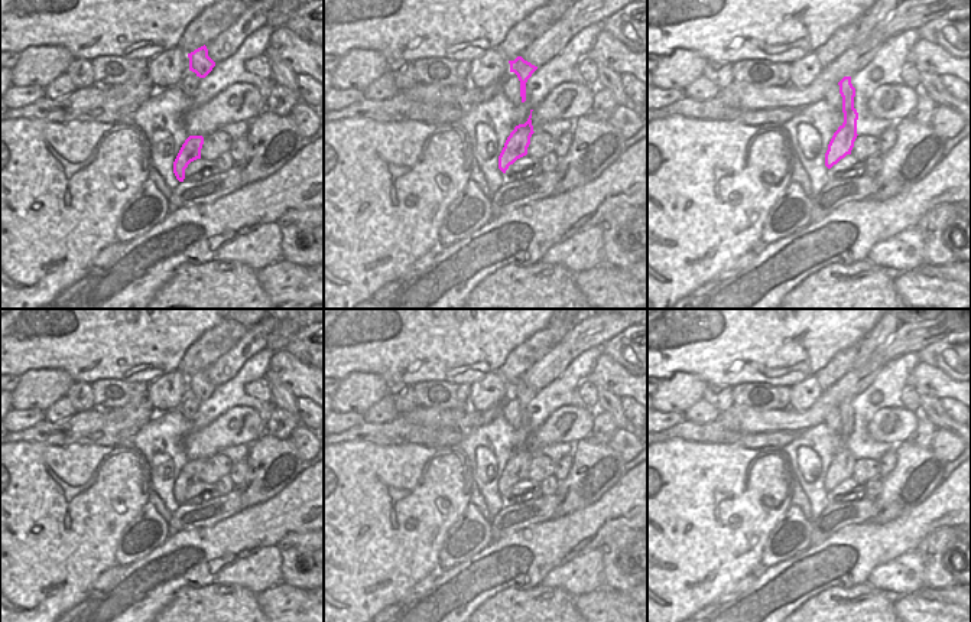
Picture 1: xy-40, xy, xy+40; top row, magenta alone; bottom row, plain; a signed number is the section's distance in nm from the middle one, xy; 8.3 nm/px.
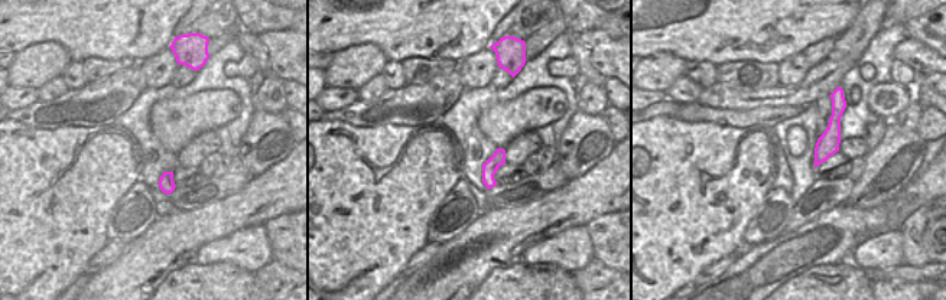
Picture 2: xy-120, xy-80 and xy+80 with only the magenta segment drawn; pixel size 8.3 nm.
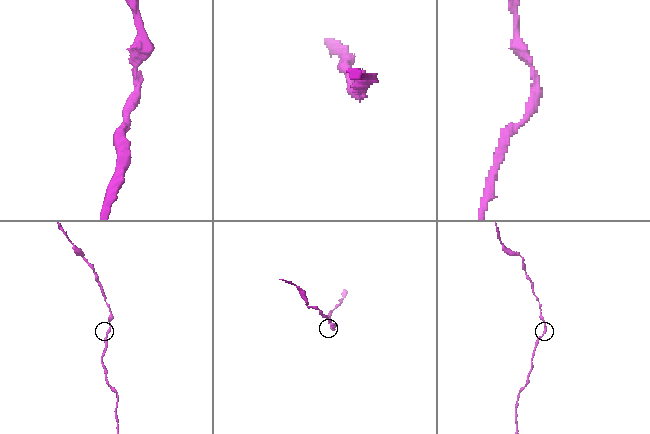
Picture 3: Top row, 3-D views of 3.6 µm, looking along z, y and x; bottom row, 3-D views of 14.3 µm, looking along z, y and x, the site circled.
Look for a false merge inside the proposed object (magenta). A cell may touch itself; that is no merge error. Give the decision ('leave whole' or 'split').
leave whole

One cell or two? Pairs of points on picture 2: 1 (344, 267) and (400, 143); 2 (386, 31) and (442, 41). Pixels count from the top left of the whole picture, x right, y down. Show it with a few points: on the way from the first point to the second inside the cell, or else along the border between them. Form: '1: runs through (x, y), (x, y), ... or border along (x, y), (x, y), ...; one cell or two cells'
1: runs through (344, 237), (344, 221), (389, 173); one cell
2: runs through (400, 31), (428, 31); one cell

